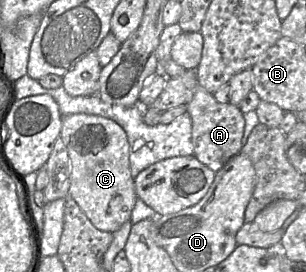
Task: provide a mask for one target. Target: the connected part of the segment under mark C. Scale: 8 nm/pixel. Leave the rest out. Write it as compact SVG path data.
M91 114L62 116L60 138L70 158L71 197L99 230L114 233L131 220L137 200L135 178L131 175L126 132L114 120Z

